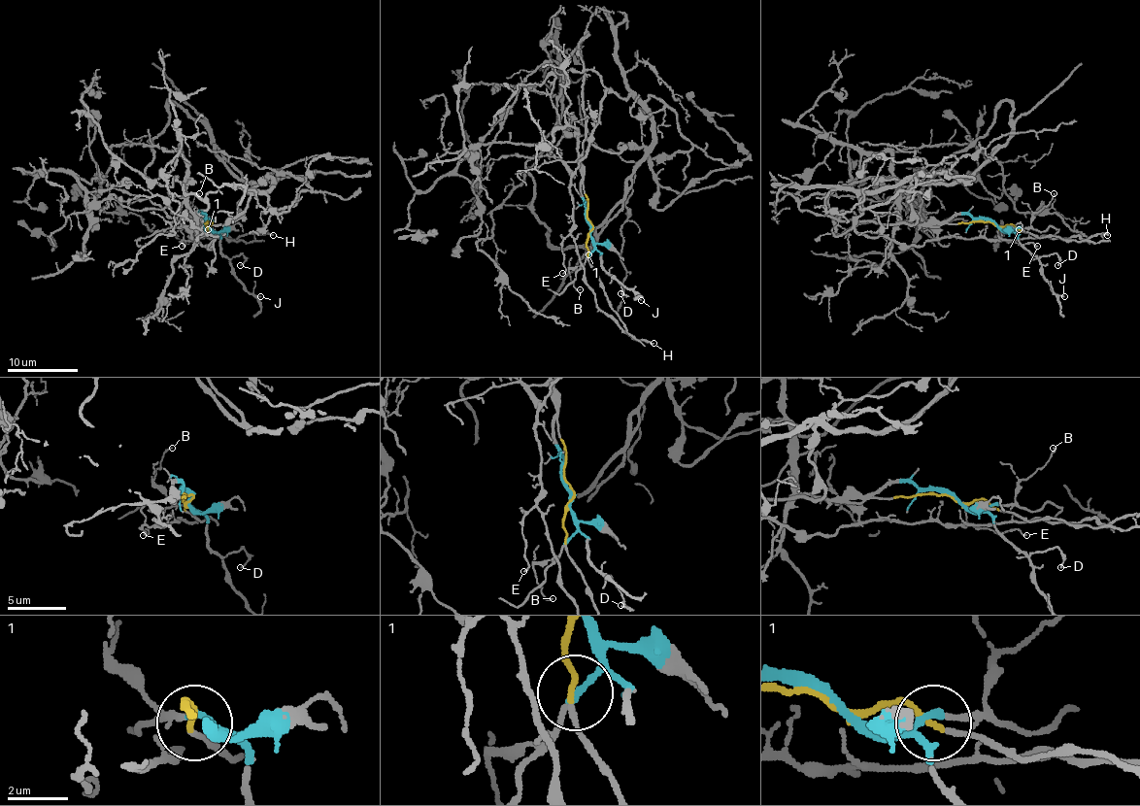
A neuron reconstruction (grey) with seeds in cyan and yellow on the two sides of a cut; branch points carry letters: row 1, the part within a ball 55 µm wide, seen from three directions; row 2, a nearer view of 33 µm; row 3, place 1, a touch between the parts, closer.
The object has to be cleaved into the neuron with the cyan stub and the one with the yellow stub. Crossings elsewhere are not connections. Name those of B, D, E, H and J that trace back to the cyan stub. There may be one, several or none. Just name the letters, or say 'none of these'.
B, D, J

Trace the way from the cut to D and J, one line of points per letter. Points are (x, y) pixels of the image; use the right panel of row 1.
D: (992, 222), (1011, 231), (1034, 255), (1056, 253), (1057, 264)
J: (992, 222), (1017, 236), (1038, 259), (1043, 279), (1054, 292), (1064, 296)

